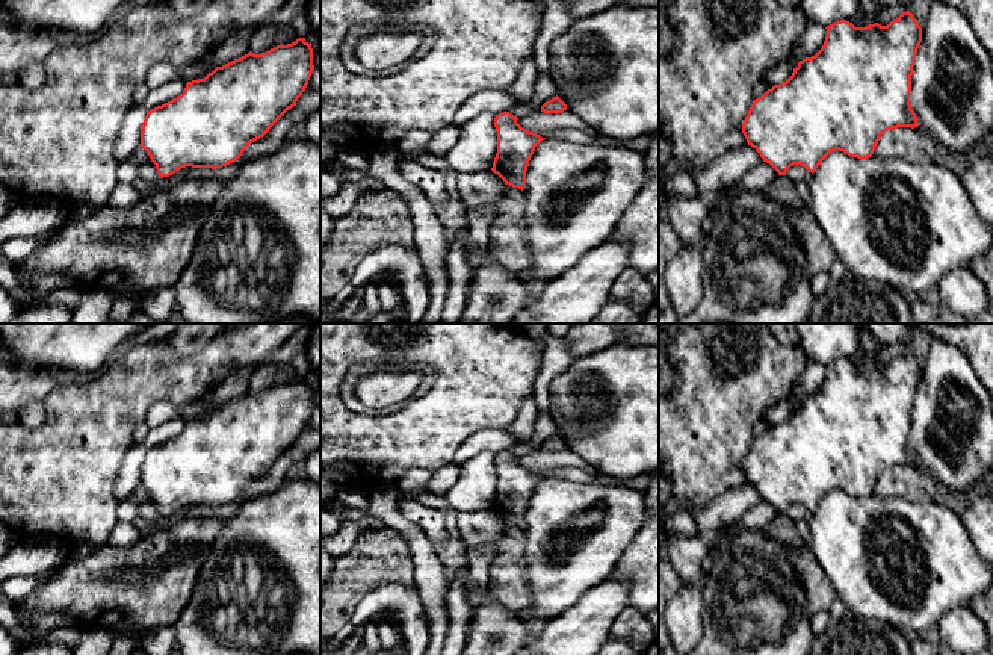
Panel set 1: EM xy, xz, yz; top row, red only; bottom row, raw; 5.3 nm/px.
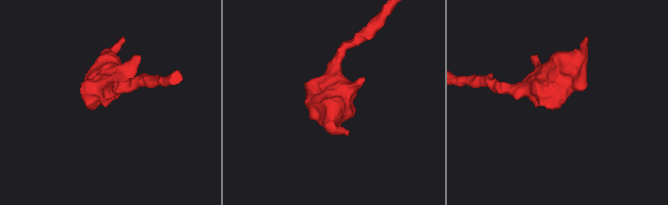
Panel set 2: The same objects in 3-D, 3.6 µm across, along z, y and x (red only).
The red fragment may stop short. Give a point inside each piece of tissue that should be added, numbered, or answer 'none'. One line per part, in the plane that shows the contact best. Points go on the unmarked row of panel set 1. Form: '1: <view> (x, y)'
none

